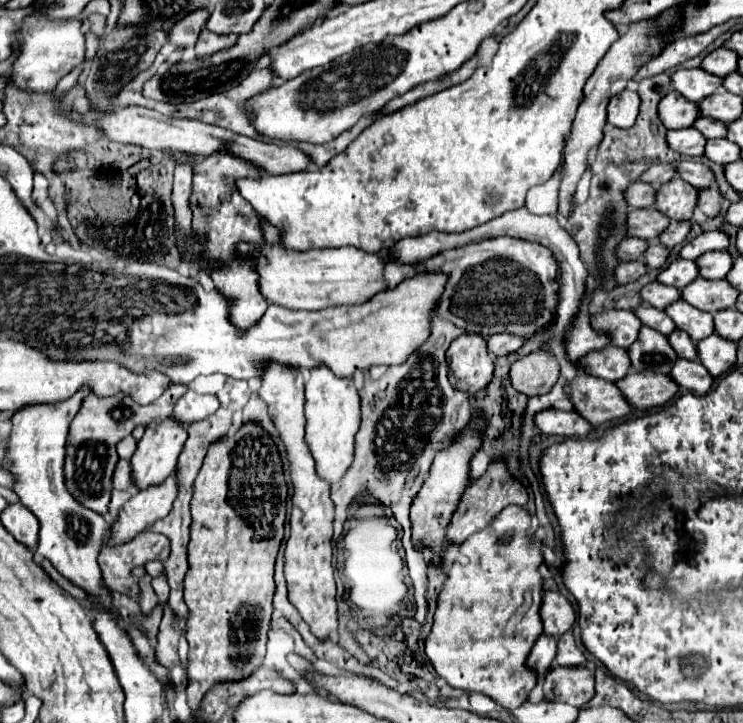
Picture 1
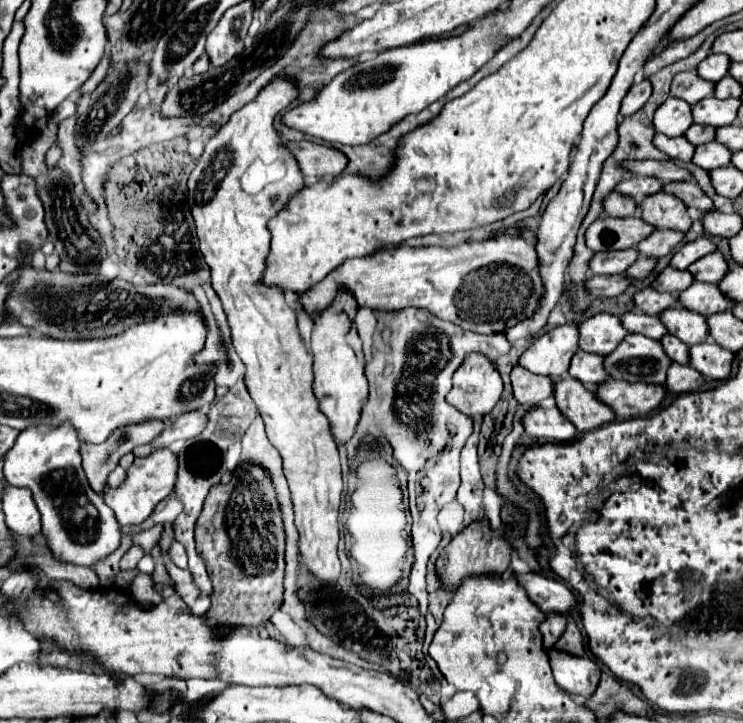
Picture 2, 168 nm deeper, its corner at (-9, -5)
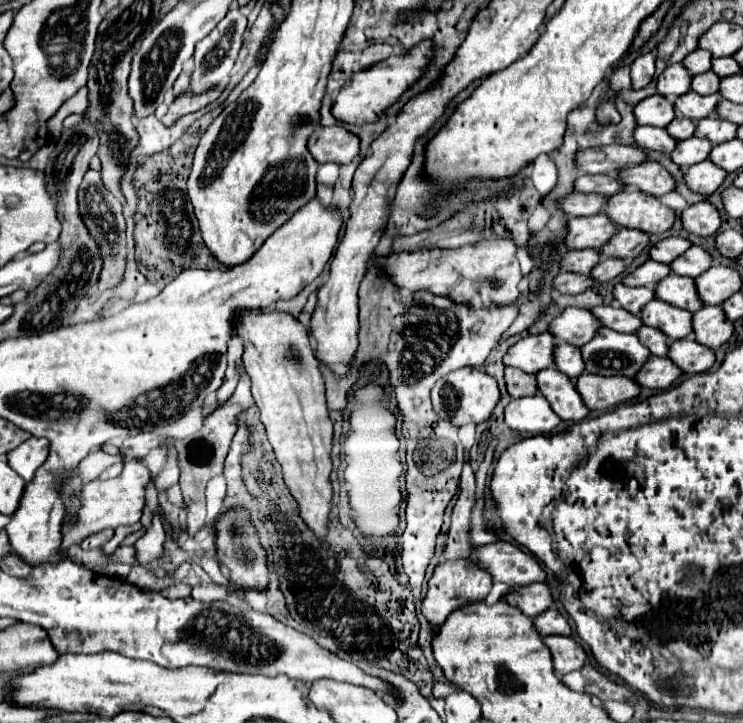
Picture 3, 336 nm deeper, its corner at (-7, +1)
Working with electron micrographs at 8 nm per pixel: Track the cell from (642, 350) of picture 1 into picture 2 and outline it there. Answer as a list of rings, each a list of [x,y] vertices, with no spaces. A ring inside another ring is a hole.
[[[639,333],[627,335],[623,343],[605,357],[609,379],[663,385],[667,367],[671,367],[671,359],[667,359],[663,345]]]

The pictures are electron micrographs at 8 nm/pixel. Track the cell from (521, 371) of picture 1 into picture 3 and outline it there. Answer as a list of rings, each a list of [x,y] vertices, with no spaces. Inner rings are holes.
[[[507,367],[505,369],[505,383],[507,383],[507,393],[513,399],[537,393],[535,377],[529,375],[529,373],[523,373],[521,369],[515,369],[515,367]]]

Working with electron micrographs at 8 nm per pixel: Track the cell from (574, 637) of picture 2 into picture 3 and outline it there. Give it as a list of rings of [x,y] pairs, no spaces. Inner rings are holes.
[[[547,609],[545,613],[537,615],[531,619],[535,631],[543,637],[543,635],[571,635],[571,627],[567,623],[567,619],[555,609]]]

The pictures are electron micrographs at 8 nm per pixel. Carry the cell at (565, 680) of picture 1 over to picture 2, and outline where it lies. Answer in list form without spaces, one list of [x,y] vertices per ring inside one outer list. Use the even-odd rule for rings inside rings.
[[[551,651],[549,655],[555,683],[569,695],[581,695],[589,699],[601,679],[601,671],[589,657],[573,657],[563,651]]]

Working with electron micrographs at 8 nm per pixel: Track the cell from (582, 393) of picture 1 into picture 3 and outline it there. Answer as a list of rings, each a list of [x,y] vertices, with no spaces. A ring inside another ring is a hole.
[[[555,367],[541,369],[535,373],[539,393],[551,403],[551,409],[563,419],[563,421],[581,421],[587,417],[589,409],[581,401],[581,395],[575,389],[575,383],[565,377],[565,373],[557,371]]]

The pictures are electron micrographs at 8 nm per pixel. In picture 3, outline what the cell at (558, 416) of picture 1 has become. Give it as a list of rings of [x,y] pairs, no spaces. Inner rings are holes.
[[[541,393],[523,399],[511,399],[505,407],[505,423],[521,433],[549,433],[561,419],[553,413],[549,401]]]

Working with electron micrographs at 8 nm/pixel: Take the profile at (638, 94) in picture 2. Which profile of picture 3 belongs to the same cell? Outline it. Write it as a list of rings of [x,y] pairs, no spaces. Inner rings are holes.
[[[649,51],[649,53],[639,55],[631,63],[631,81],[633,81],[633,87],[635,89],[645,87],[653,79],[653,73],[655,73],[655,53]]]

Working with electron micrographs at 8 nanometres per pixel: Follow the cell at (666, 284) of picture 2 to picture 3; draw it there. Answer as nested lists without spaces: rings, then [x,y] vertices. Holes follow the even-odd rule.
[[[645,261],[643,265],[639,265],[635,271],[631,271],[629,275],[625,275],[621,279],[623,285],[629,285],[629,287],[653,287],[657,281],[661,281],[663,277],[667,277],[671,271],[669,271],[669,265],[663,265],[663,263],[657,263],[657,261]]]

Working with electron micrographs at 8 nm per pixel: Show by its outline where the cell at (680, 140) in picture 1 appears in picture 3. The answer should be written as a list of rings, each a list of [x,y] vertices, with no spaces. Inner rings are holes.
[[[637,127],[635,133],[635,143],[643,149],[653,149],[653,151],[661,151],[665,155],[669,155],[675,149],[675,139],[659,127]]]

